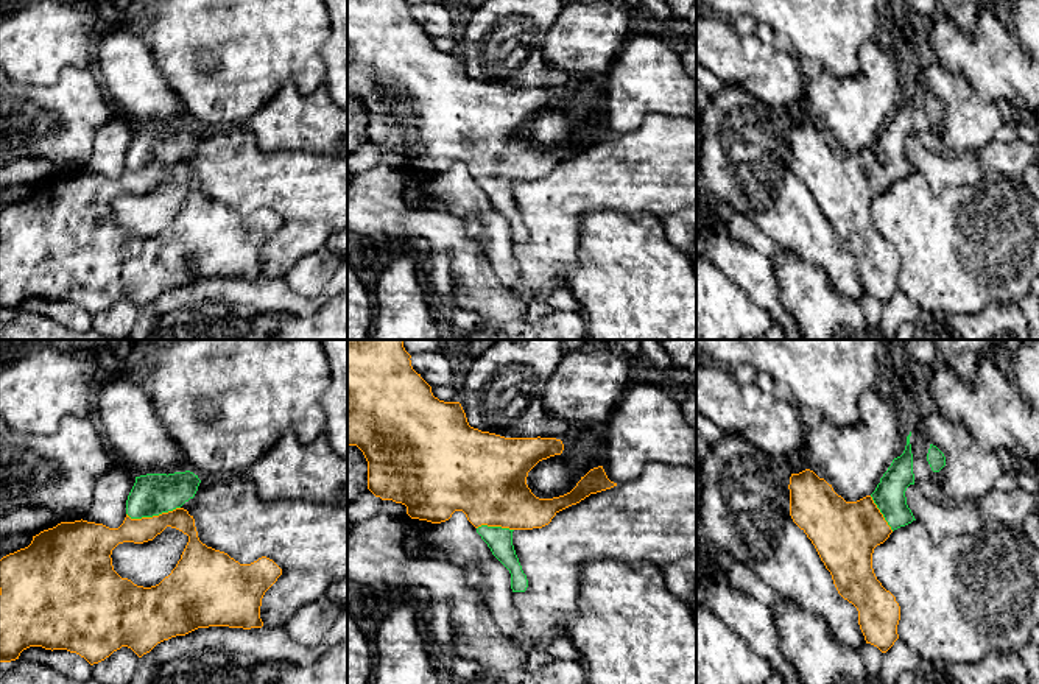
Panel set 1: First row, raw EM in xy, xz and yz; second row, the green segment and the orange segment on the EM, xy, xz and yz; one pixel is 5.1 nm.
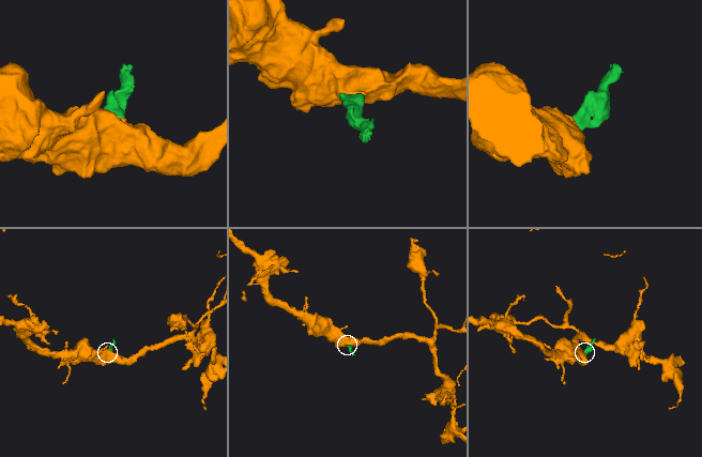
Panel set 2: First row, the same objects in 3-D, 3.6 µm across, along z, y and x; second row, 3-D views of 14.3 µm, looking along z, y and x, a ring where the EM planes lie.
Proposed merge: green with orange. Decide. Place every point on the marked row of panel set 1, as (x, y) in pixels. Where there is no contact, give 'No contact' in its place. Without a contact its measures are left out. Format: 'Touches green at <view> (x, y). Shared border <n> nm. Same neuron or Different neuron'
Touches green at xy (153, 514). Shared border 280 nm. Same neuron

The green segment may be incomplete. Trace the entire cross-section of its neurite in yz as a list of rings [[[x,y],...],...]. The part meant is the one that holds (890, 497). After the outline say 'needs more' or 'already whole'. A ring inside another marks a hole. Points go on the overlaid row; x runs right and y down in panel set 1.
[[[911,432],[907,436],[903,453],[893,460],[875,491],[857,502],[846,502],[833,491],[832,485],[810,469],[791,474],[788,485],[793,522],[815,545],[838,594],[857,608],[858,625],[866,643],[877,647],[882,653],[886,653],[899,639],[900,606],[896,597],[877,580],[872,569],[872,553],[894,530],[916,520],[905,497],[907,488],[914,485],[910,436]]]; needs more

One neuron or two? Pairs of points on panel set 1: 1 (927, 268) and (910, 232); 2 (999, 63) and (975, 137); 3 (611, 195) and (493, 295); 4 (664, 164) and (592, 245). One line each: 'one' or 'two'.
1: one
2: two
3: two
4: two

